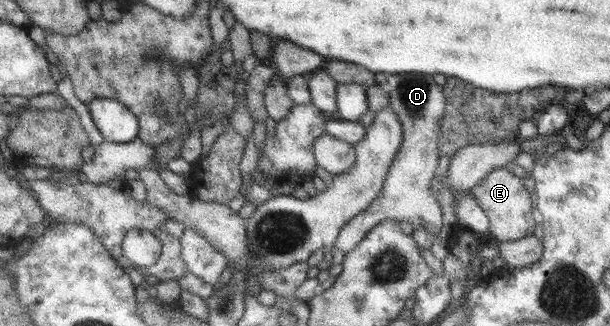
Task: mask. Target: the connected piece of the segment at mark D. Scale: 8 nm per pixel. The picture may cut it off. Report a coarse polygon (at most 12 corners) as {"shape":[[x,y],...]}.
{"shape":[[387,75],[402,141],[380,193],[341,227],[343,256],[383,220],[443,220],[430,191],[446,103],[429,75]]}

